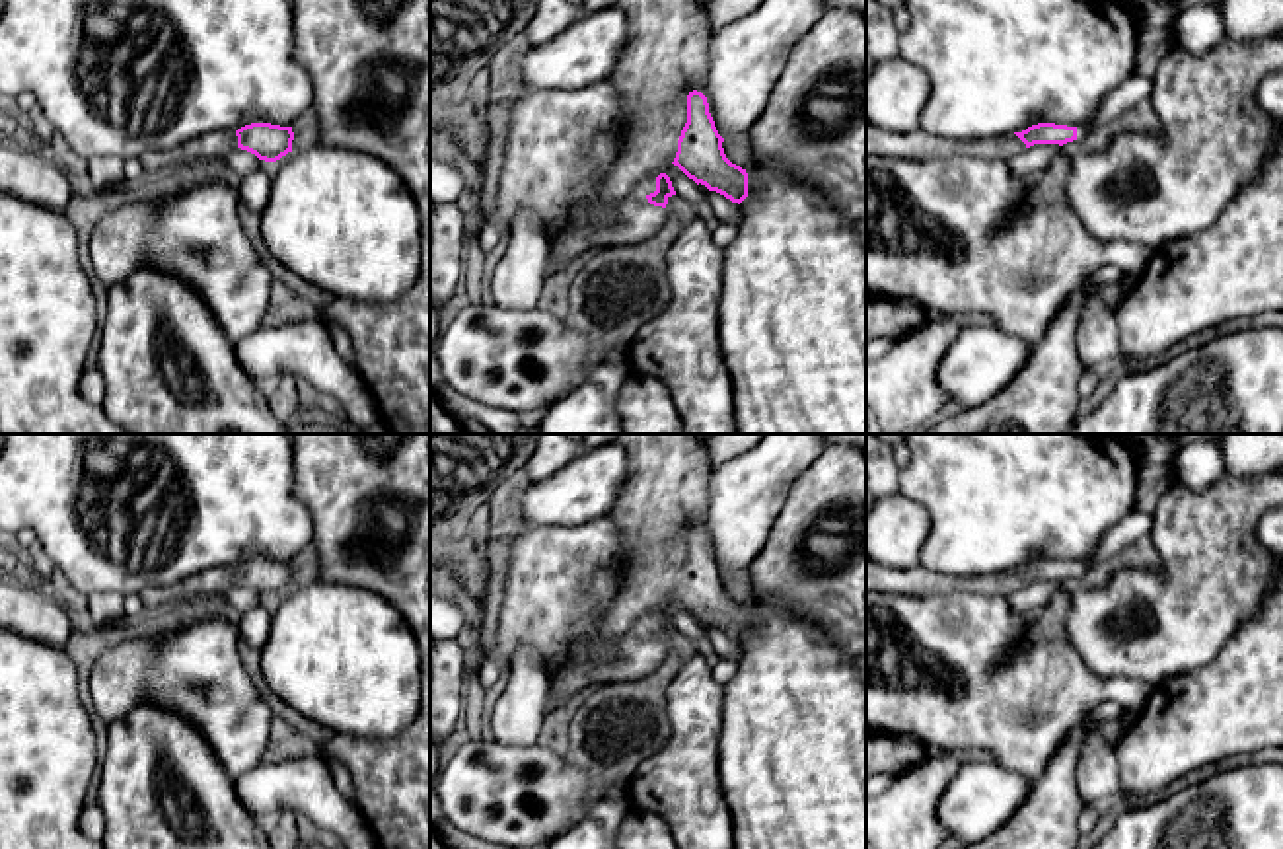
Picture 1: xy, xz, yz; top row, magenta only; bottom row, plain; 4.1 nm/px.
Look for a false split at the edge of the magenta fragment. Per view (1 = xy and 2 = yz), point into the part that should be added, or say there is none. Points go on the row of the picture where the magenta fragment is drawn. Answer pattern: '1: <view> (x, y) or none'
1: xy (217, 145)
2: yz (919, 147)

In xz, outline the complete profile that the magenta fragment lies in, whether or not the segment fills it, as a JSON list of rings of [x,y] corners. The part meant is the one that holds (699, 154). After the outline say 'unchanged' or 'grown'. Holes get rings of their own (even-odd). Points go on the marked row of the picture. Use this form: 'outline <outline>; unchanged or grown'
outline [[[617,0],[629,18],[629,35],[607,78],[623,95],[619,117],[619,152],[602,187],[604,204],[615,210],[619,222],[594,226],[592,216],[578,208],[572,226],[551,243],[547,277],[563,271],[582,253],[613,245],[631,245],[654,236],[666,222],[666,204],[676,195],[664,173],[670,164],[678,166],[697,185],[716,191],[732,203],[748,197],[748,173],[732,164],[722,148],[709,113],[707,97],[689,90],[689,78],[707,66],[709,19],[705,0]]]; grown

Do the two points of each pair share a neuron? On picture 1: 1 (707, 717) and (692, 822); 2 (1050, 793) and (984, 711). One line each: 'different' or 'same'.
1: same
2: different

